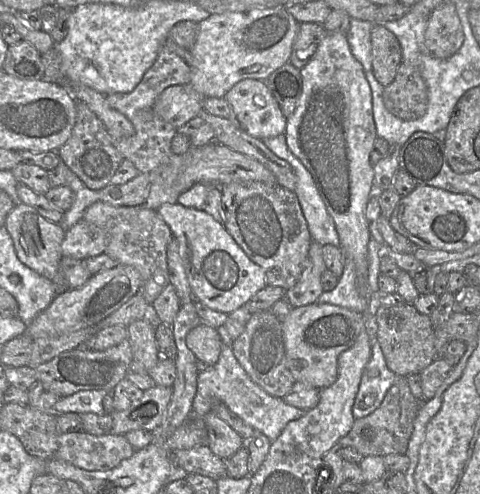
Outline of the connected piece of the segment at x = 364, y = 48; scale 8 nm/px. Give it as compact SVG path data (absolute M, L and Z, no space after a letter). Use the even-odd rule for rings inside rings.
M350 18L350 27L346 34L350 51L355 59L362 65L365 77L371 88L372 109L374 109L375 93L383 94L382 86L375 78L371 62L370 32L373 23Z

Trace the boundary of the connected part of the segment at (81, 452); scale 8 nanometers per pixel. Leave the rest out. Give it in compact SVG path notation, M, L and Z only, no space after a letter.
M82 430L61 434L54 458L88 471L106 471L130 458L135 449L125 435L92 435Z

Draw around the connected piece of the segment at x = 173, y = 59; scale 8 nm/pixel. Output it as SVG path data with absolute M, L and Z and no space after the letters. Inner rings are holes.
M163 45L153 65L145 72L138 85L128 93L109 93L105 99L110 107L125 115L133 124L135 132L128 138L113 139L115 147L124 159L131 161L139 173L146 173L164 163L171 157L171 141L178 130L164 121L153 110L157 97L173 85L188 84L191 79L191 67L187 61Z

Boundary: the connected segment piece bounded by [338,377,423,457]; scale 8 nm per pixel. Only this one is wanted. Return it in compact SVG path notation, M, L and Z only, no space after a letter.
M397 377L381 405L368 416L355 419L349 433L338 441L340 448L355 448L364 457L406 454L422 403L413 395L406 377Z

